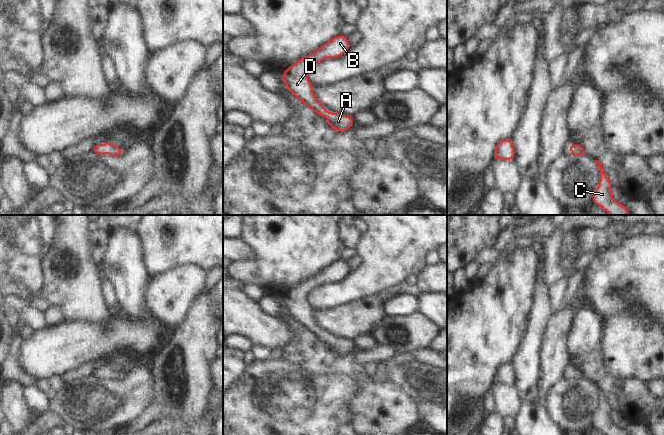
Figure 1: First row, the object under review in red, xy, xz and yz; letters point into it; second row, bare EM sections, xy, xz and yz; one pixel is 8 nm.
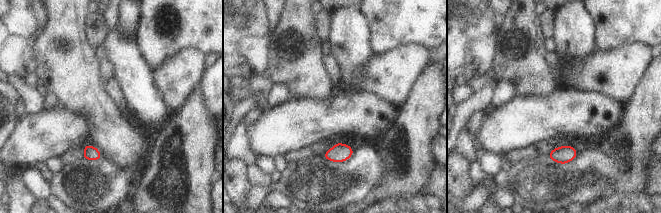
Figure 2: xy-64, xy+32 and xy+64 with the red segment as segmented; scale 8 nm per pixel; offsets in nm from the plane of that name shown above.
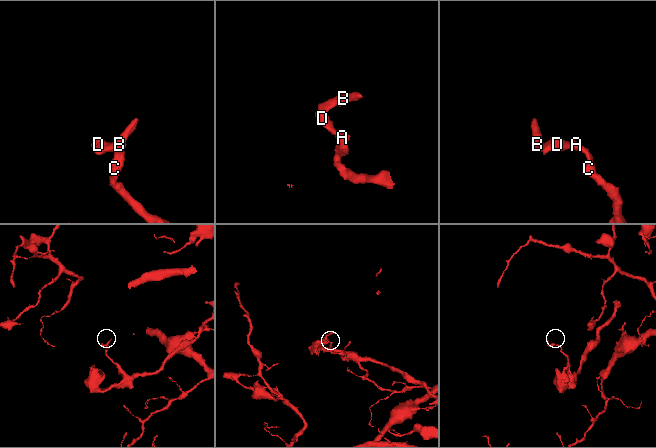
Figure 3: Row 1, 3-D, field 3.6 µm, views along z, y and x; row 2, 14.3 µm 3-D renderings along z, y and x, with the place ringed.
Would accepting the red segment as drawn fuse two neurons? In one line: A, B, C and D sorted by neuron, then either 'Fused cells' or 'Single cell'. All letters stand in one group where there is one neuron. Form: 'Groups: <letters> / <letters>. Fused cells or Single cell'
Groups: A B C D. Single cell.

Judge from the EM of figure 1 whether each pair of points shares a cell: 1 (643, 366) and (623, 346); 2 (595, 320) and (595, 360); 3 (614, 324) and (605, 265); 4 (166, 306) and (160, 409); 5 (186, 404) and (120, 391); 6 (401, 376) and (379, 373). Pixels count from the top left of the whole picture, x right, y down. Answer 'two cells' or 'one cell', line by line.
1: one cell
2: two cells
3: two cells
4: two cells
5: two cells
6: two cells

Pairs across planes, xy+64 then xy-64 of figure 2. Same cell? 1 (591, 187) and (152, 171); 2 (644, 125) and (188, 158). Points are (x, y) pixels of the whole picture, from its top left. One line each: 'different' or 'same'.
1: different
2: same

